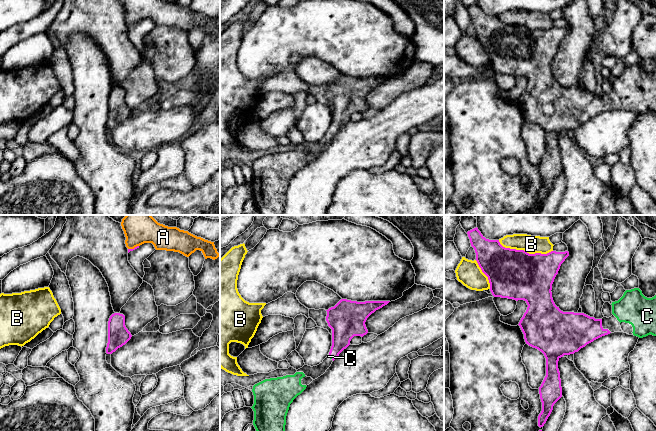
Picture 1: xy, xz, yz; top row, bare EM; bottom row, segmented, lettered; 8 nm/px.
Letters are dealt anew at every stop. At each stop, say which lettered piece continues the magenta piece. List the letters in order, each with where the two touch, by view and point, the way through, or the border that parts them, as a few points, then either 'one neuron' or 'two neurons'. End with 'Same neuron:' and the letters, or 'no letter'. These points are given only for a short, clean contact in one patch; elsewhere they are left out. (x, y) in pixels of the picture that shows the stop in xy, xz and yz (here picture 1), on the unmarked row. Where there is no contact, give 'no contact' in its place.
A: xy (134, 24) | two neurons
B: yz (525, 27) | two neurons
C: xz (331, 133) | across xz (344, 105), (341, 116), (331, 133), (328, 132) | one neuron
Same neuron: C

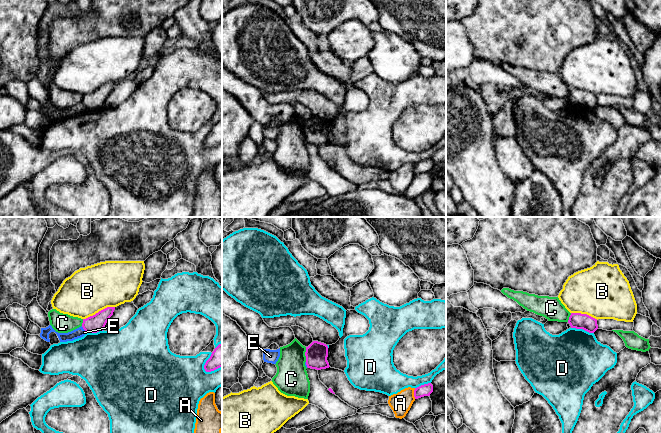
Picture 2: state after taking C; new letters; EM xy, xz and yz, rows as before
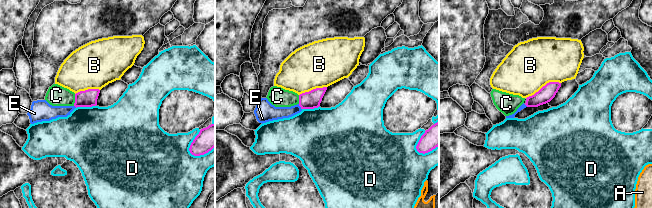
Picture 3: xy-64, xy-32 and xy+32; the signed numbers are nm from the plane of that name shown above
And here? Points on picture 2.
A: xz (414, 169) | two neurons
B: xy (99, 87) | two neurons
C: xz (305, 130) | along xz (306, 123), (305, 137) | two neurons
D: yz (582, 104) | two neurons
E: xy (83, 104) | along xy (81, 102), (86, 108) | two neurons
Same neuron: no letter

